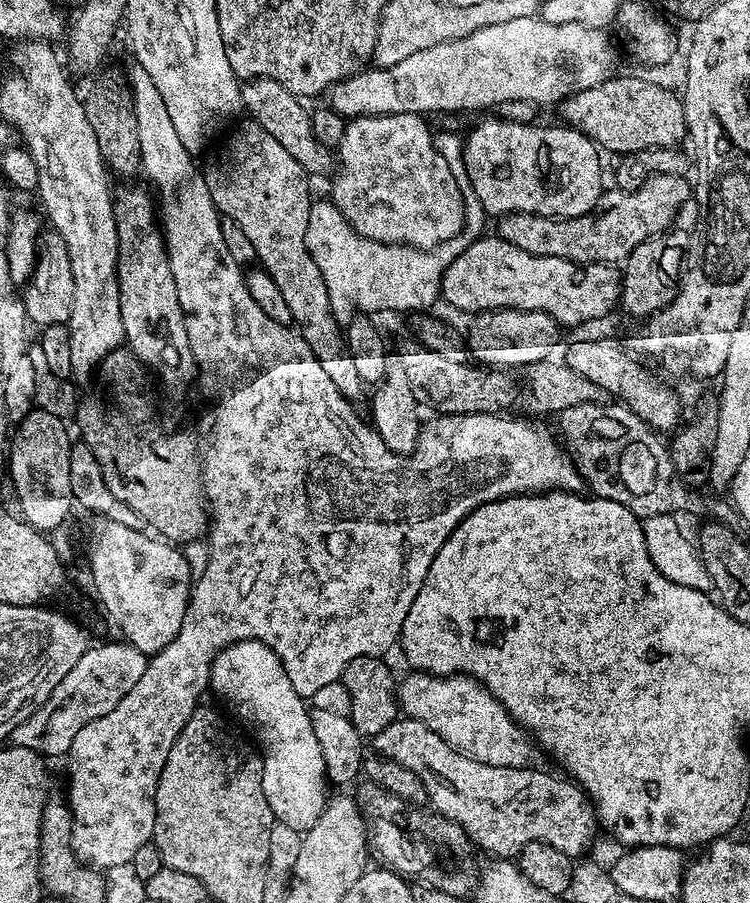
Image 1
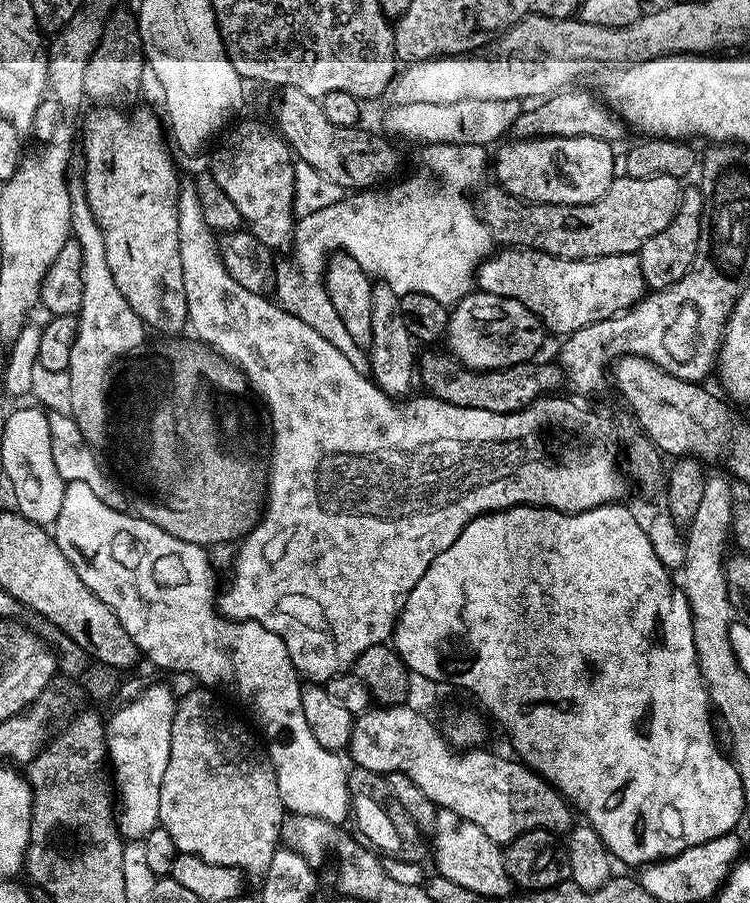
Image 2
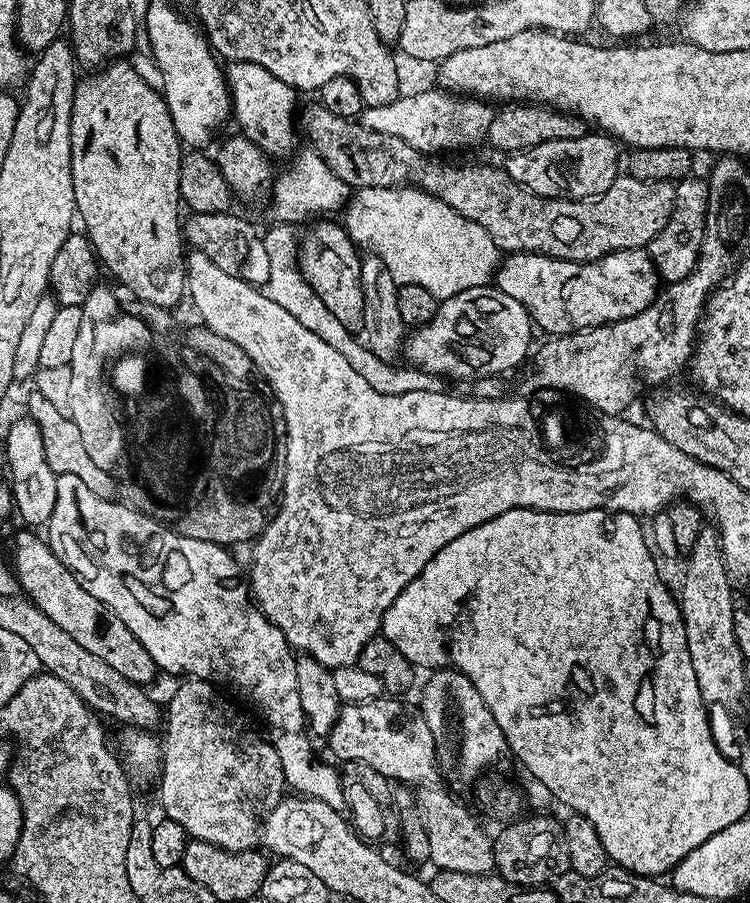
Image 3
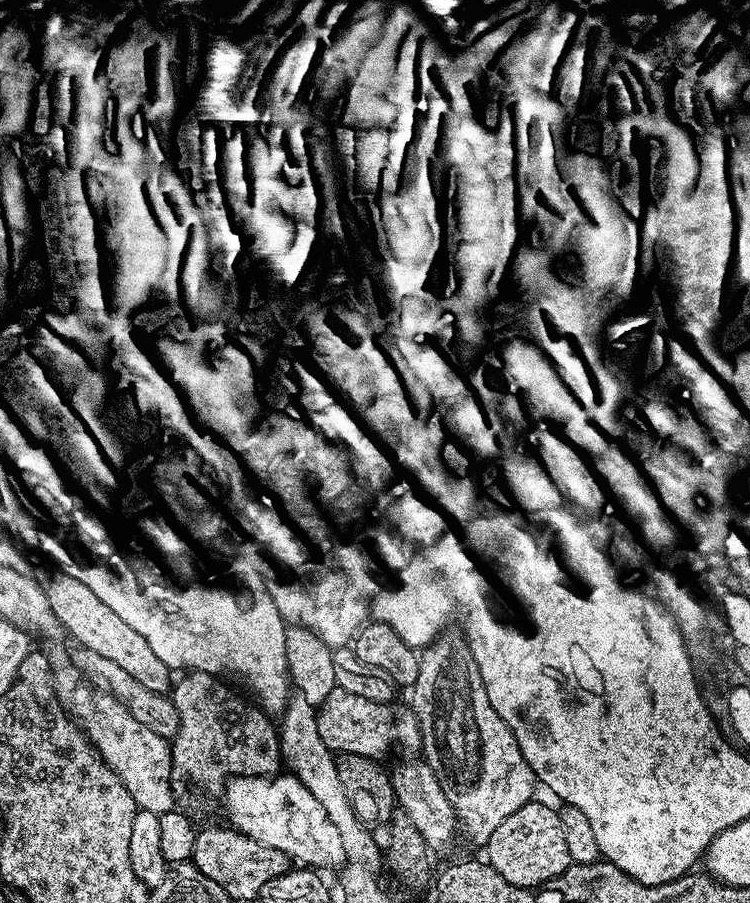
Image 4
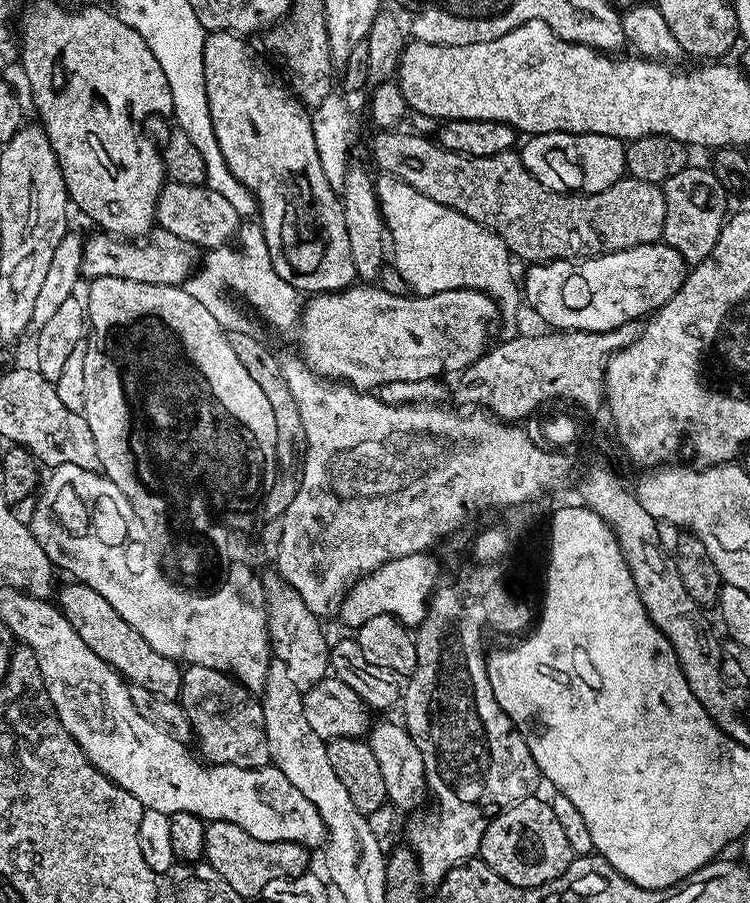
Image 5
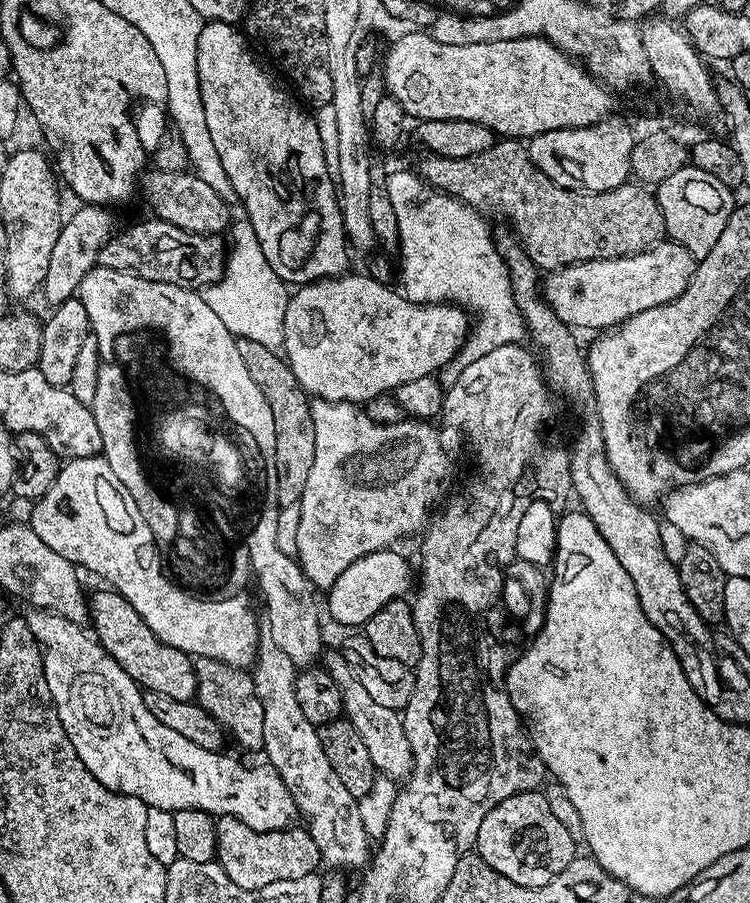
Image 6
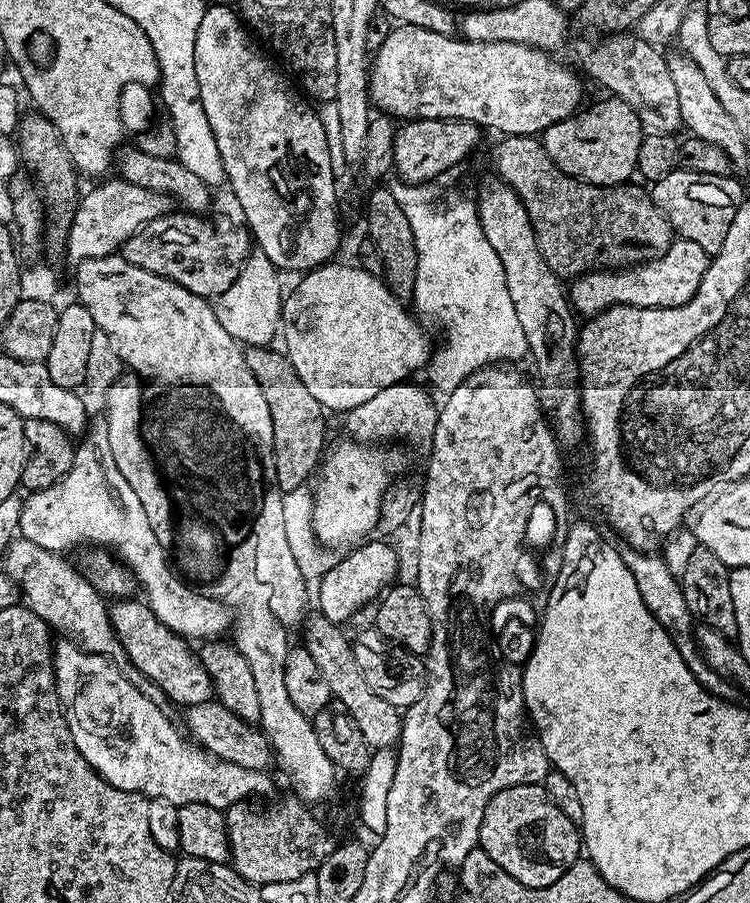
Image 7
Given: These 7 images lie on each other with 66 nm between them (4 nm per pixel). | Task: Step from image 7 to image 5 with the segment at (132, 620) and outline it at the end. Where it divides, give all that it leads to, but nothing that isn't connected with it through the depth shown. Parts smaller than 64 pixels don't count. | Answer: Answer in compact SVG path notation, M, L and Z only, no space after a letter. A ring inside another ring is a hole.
M79 582L68 583L72 584L61 590L58 607L90 650L94 650L94 654L98 654L98 658L105 660L115 672L119 672L128 684L146 686L150 694L179 701L181 665L158 654L158 650L154 650L154 646L150 646L150 642L146 642L146 638L142 638L142 634L138 634L138 630L134 630L134 626L130 626L130 622L126 622L110 602L106 602L106 598L102 598L102 594Z

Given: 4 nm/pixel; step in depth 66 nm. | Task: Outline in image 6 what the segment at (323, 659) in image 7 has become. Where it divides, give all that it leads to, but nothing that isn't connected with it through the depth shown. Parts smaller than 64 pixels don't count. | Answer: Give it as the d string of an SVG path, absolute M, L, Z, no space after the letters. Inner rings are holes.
M343 651L336 654L327 653L324 658L324 669L334 678L343 700L343 715L354 726L362 737L366 750L369 751L370 760L374 762L377 771L387 779L397 782L405 781L413 770L413 751L406 737L405 726L401 713L392 707L379 705L374 701L360 682L349 663L346 662Z

